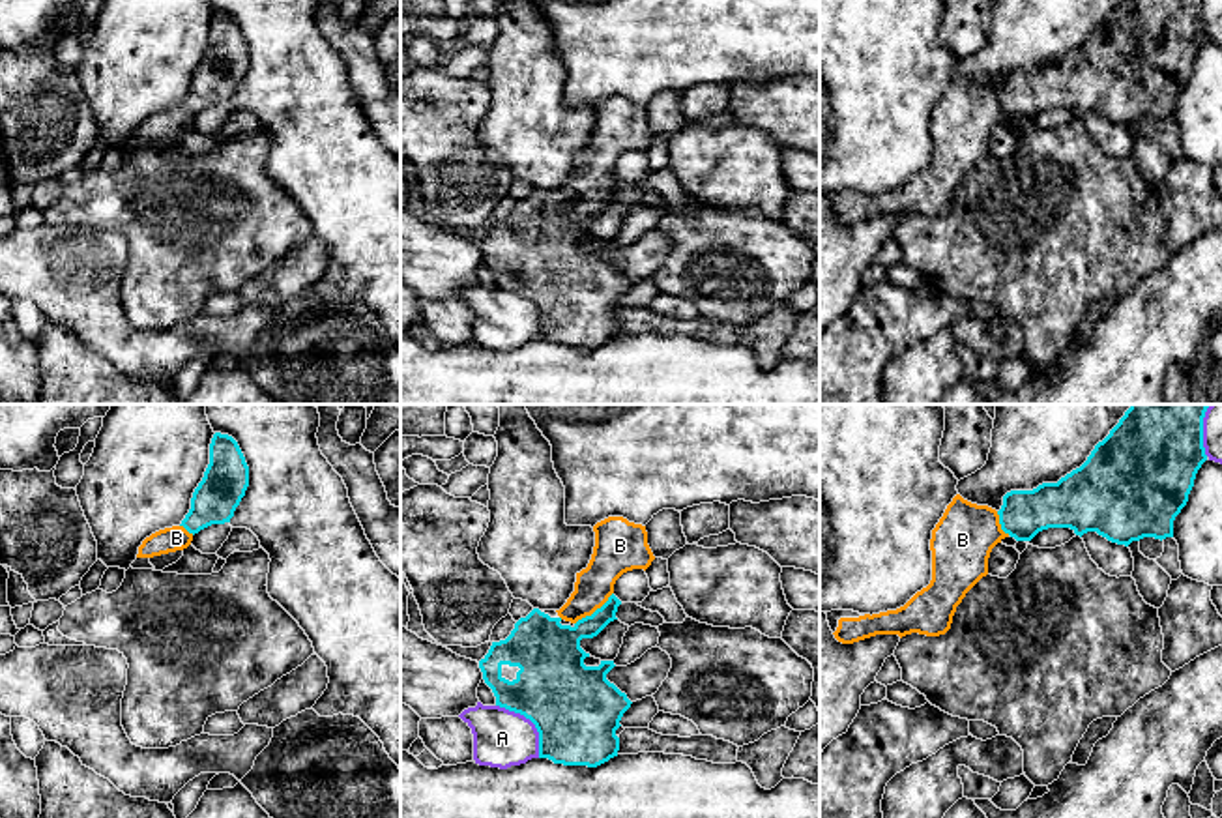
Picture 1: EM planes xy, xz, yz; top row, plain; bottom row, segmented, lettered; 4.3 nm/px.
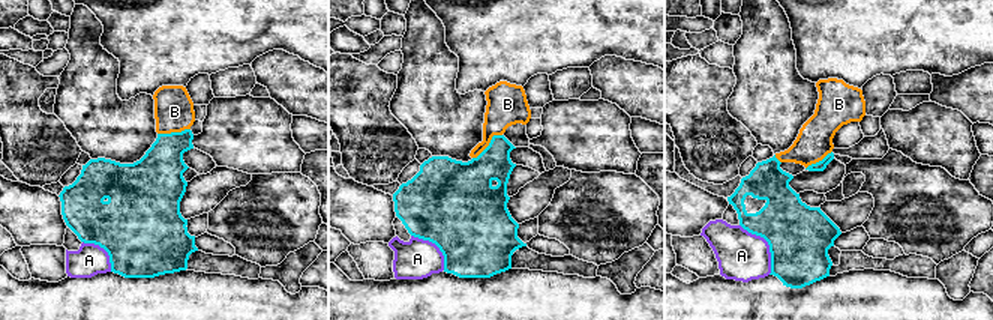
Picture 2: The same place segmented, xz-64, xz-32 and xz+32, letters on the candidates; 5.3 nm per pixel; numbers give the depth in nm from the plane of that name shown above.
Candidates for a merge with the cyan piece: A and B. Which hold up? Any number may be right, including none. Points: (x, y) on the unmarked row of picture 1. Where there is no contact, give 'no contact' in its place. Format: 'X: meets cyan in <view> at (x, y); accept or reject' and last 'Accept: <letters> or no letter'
A: meets cyan in xz at (532, 302); reject
B: meets cyan in xz at (596, 191); accept
Accept: B

